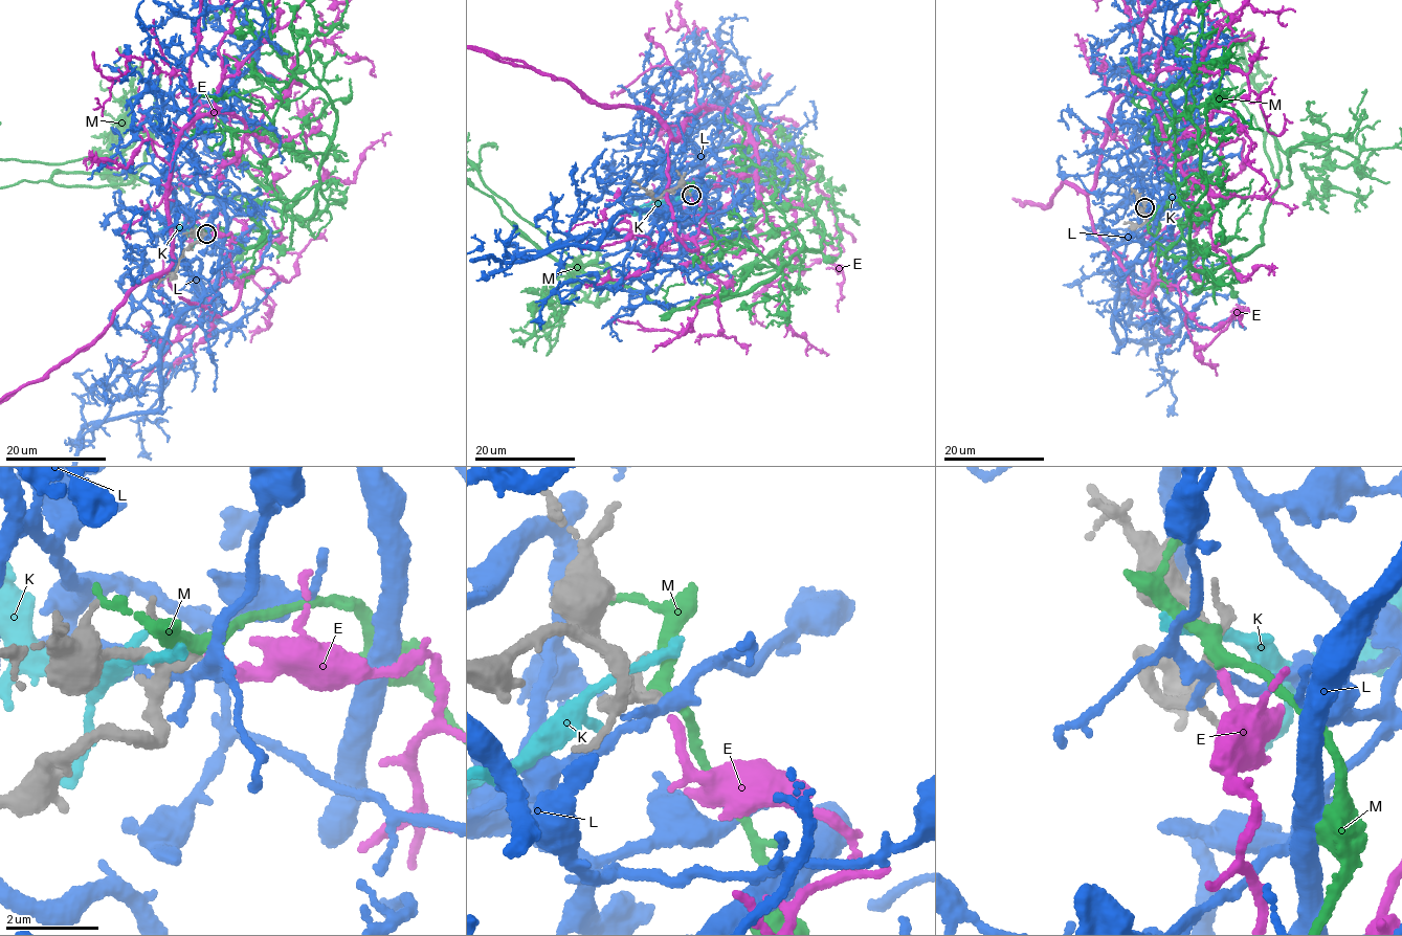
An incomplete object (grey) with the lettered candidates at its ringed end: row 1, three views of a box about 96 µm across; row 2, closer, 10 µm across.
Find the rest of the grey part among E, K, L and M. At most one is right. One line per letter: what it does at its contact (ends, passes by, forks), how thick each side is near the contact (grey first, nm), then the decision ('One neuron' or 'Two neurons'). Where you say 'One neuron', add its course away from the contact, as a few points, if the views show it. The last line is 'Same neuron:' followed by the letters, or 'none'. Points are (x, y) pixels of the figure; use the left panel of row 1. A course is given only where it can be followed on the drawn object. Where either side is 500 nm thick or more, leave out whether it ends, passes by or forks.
E: It ends there. Thickness 170 nm (grey) against 200 nm. One neuron
K: It passes by. Thickness 200 nm (grey) against 190 nm. Two neurons
L: It forks there. Thickness 200 nm (grey) against 240 nm. Two neurons
M: It passes by. Thickness 200 nm (grey) against 280 nm. Two neurons
Same neuron: E

